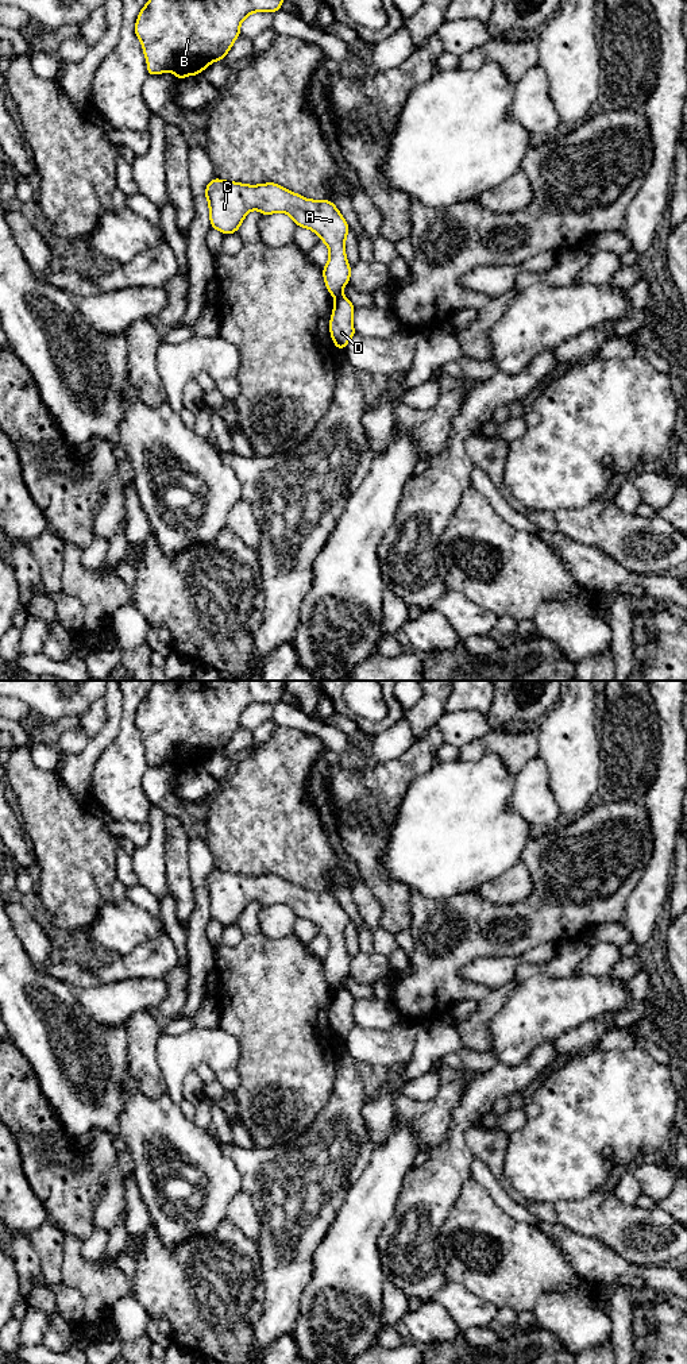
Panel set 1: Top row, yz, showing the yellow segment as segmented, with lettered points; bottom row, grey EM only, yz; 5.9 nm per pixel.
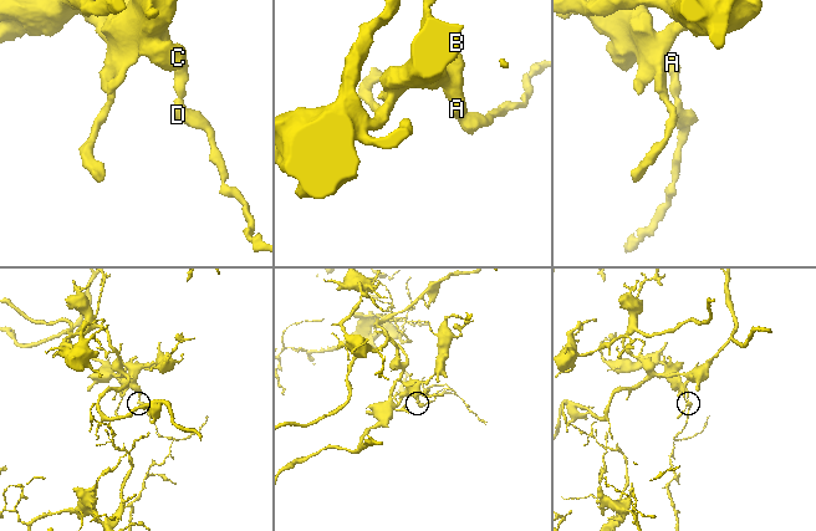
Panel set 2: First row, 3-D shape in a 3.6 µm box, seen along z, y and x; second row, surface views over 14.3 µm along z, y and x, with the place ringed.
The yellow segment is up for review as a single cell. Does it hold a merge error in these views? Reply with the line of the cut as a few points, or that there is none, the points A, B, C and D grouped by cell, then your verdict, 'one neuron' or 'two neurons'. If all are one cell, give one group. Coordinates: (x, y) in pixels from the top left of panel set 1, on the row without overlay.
cut yz (342, 986), (336, 990); groups A B C / D; two neurons

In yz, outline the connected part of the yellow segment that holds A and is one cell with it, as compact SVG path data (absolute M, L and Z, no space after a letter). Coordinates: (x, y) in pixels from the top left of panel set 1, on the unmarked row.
M219 870L207 876L205 889L212 920L224 926L238 924L252 901L262 906L283 903L296 917L316 924L329 941L328 953L323 960L327 980L335 990L343 987L343 979L351 968L351 958L346 949L346 928L350 918L333 894L305 890L274 874L246 876Z

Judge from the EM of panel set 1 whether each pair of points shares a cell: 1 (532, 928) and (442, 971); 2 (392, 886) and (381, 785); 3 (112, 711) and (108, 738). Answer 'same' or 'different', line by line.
1: same
2: same
3: same

